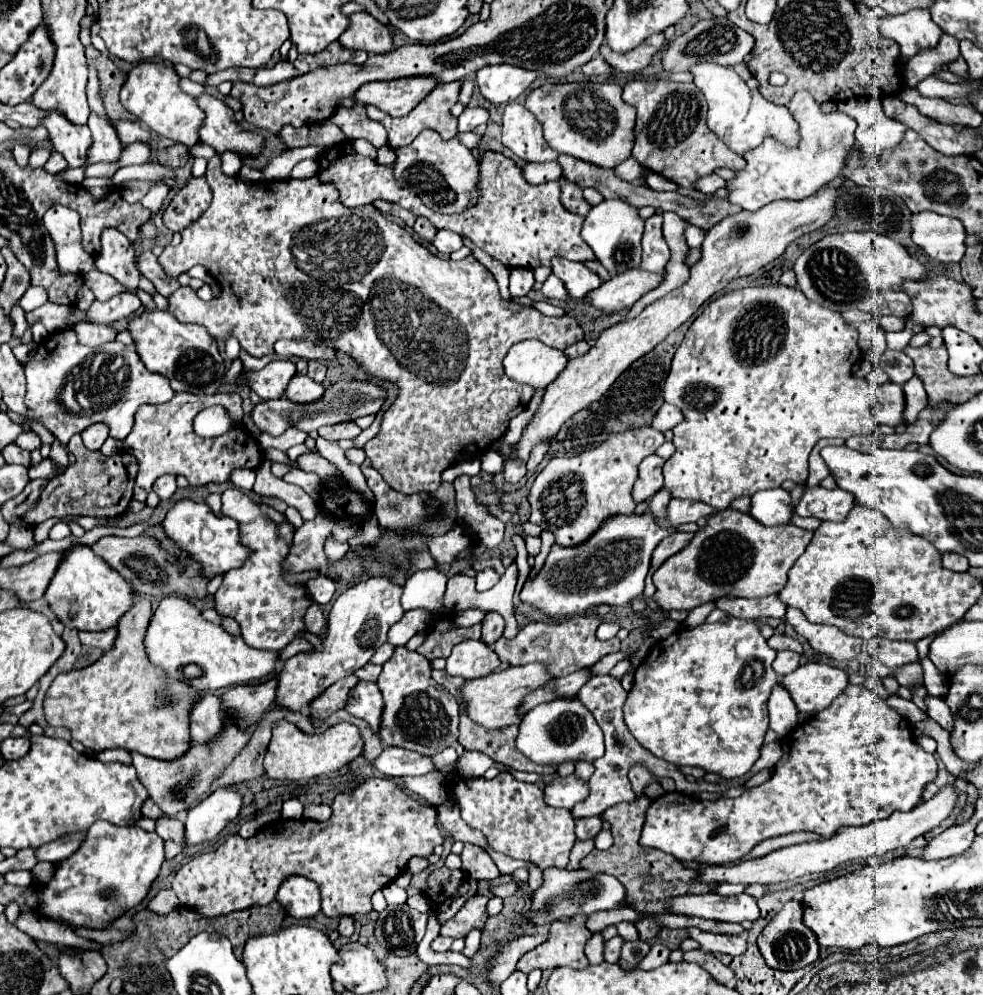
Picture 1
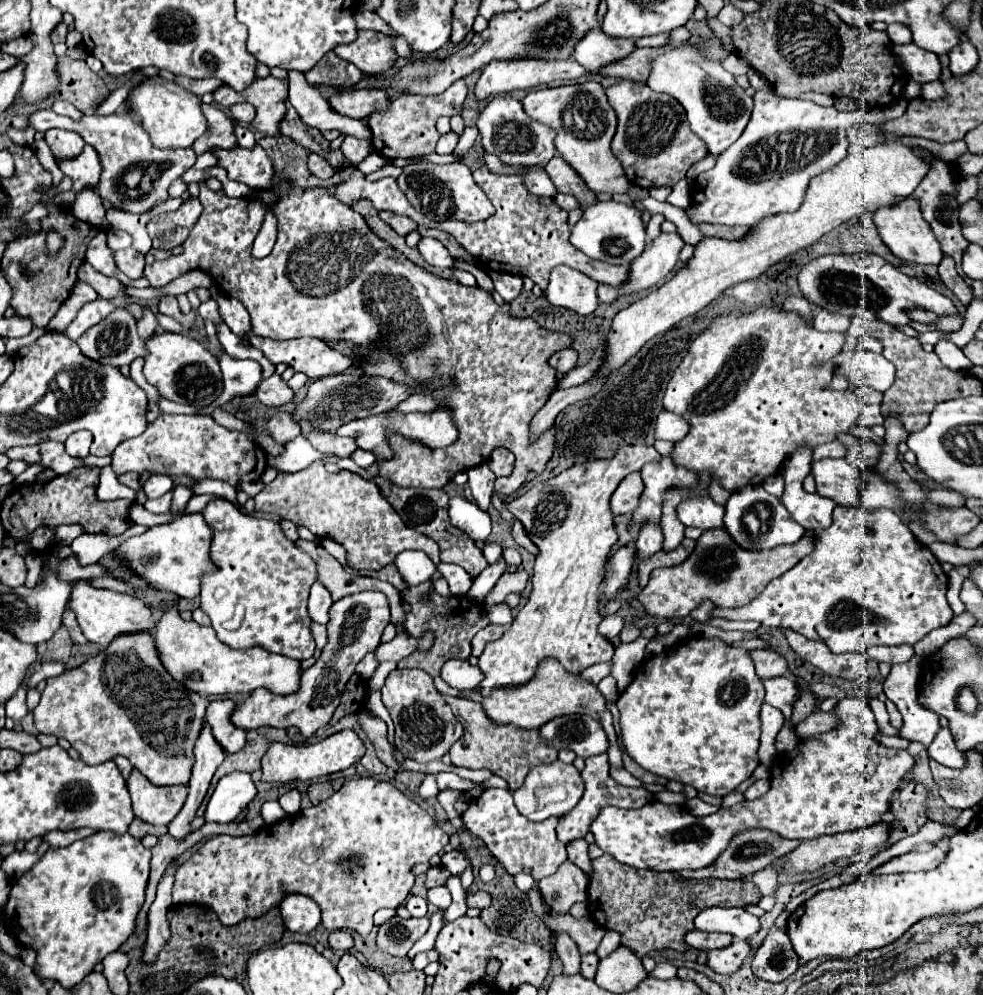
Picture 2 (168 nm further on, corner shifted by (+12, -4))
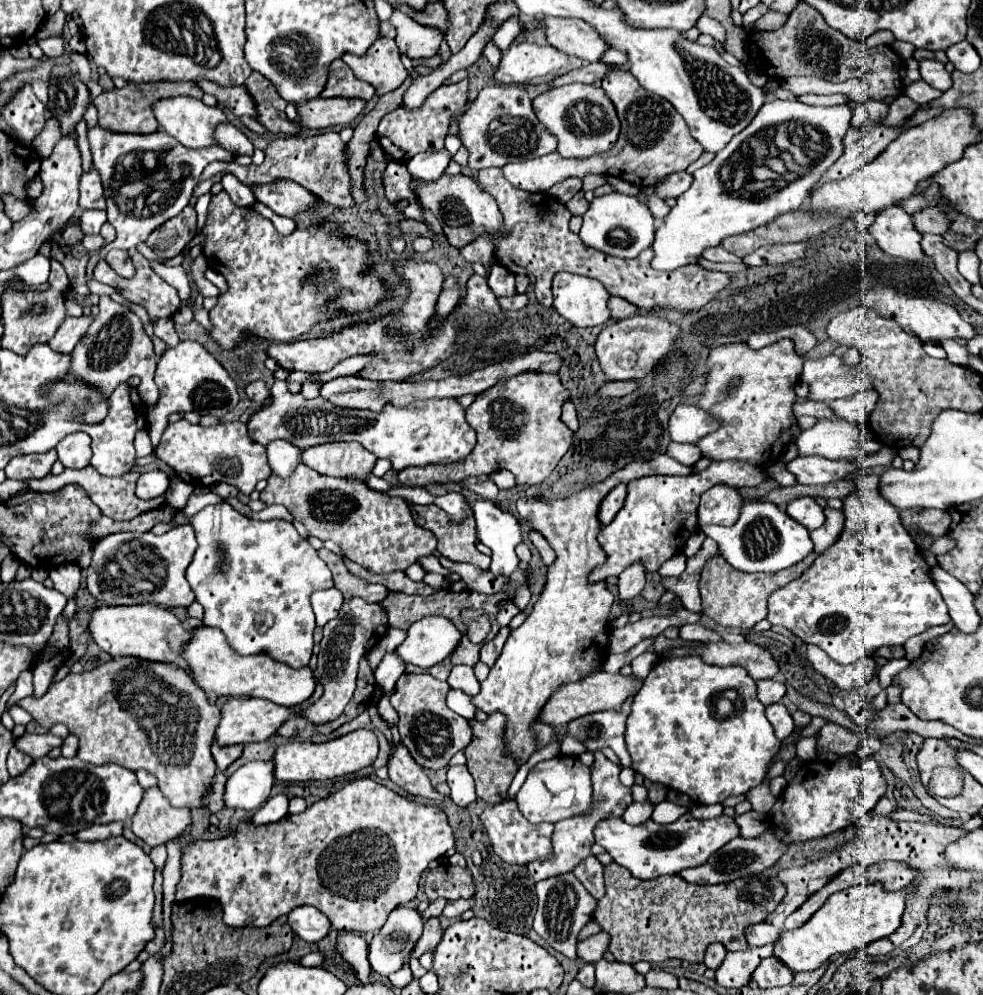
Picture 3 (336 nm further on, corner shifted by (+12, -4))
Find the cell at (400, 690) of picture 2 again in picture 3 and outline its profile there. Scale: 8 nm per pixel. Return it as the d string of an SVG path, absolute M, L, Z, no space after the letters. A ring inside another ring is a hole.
M404 673L394 687L394 693L390 695L390 703L398 713L398 729L400 729L400 741L408 747L414 761L426 769L442 769L448 765L450 757L458 751L462 751L470 739L472 731L464 717L448 709L446 705L446 693L450 685L446 681L438 681L432 675L420 673L420 675L408 675Z

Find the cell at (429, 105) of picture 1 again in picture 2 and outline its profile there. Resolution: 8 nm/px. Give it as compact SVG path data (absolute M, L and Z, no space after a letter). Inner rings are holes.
M458 79L452 83L444 93L436 97L420 97L420 95L402 95L396 99L386 111L376 111L370 115L370 131L372 131L372 145L378 155L388 159L396 157L412 157L412 155L428 155L434 153L440 133L436 131L438 117L454 117L462 113L462 105L466 99L466 83Z

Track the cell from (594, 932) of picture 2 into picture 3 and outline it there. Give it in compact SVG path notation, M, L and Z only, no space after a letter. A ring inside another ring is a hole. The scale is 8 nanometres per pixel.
M604 931L586 937L584 941L578 943L578 957L586 963L596 963L598 959L602 959L602 955L608 947L608 941L610 941L610 937Z

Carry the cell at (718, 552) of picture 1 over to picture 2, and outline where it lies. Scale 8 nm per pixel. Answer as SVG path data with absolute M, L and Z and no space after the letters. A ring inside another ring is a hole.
M712 529L712 531L704 531L704 535L698 539L698 545L694 549L694 553L680 565L680 567L668 567L668 569L656 569L650 575L650 583L638 593L638 601L644 605L644 609L660 619L674 619L674 617L686 617L694 607L698 607L704 599L710 599L716 607L742 607L746 603L750 603L772 579L780 577L782 573L786 573L790 567L794 567L800 559L804 559L806 555L810 555L814 551L814 539L806 537L800 539L800 543L788 545L788 547L778 547L776 551L740 551L740 547L736 547L736 543L732 543L732 539L728 539L728 535L724 535L724 529Z

